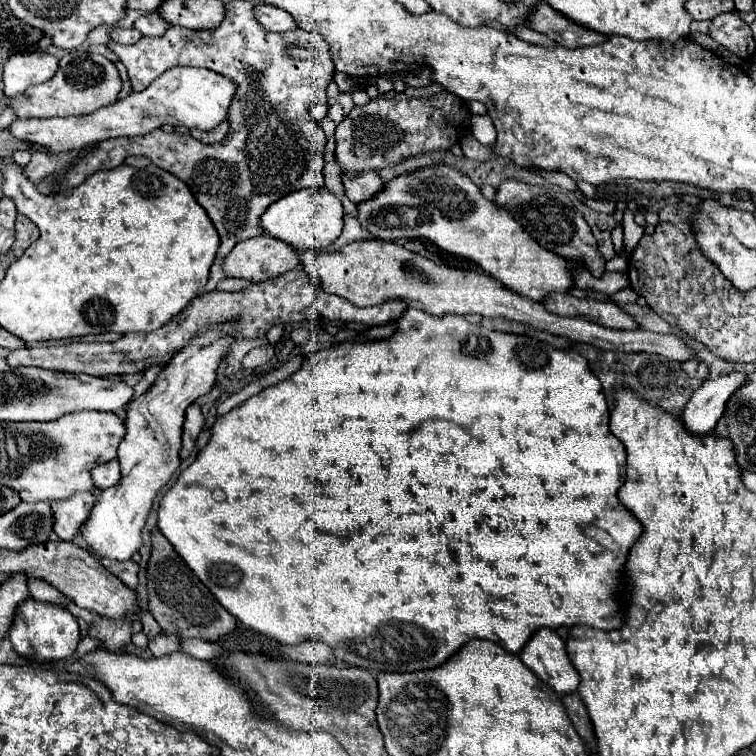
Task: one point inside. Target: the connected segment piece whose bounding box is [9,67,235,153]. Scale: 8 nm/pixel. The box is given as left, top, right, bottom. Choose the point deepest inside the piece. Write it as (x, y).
(193, 97)

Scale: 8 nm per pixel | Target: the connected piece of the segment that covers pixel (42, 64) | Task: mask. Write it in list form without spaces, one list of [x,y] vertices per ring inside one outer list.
[[[17,53],[7,59],[3,65],[3,83],[5,83],[5,95],[17,95],[23,93],[29,85],[45,83],[49,81],[57,71],[59,59],[49,53]]]

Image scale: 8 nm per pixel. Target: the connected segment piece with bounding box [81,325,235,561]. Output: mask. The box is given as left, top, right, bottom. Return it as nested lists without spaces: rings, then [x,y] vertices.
[[[219,325],[201,333],[193,343],[179,351],[171,363],[159,373],[153,387],[135,399],[125,417],[127,435],[119,445],[117,459],[121,463],[123,477],[117,485],[105,489],[95,503],[89,519],[83,527],[83,537],[89,543],[89,551],[95,557],[131,559],[141,547],[141,529],[153,505],[157,491],[177,471],[181,459],[181,429],[185,421],[185,409],[215,385],[215,369],[225,357],[229,345],[235,341],[231,335],[233,325]]]

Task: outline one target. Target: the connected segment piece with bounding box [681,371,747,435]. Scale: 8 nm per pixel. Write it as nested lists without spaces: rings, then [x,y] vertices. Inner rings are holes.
[[[731,371],[717,379],[703,381],[703,385],[691,395],[681,415],[685,427],[689,427],[689,431],[693,431],[695,435],[711,433],[725,411],[727,399],[739,387],[743,387],[745,381],[747,381],[747,373],[743,371]]]

